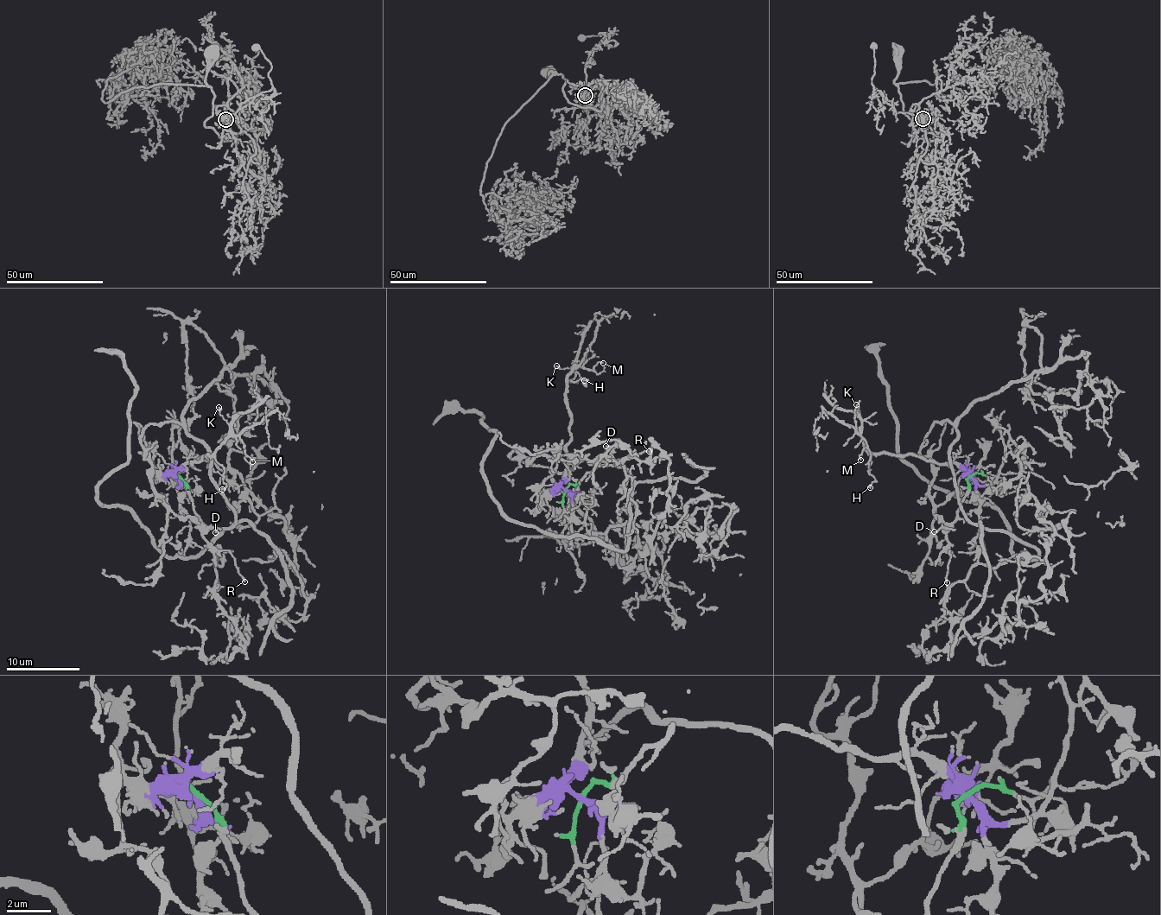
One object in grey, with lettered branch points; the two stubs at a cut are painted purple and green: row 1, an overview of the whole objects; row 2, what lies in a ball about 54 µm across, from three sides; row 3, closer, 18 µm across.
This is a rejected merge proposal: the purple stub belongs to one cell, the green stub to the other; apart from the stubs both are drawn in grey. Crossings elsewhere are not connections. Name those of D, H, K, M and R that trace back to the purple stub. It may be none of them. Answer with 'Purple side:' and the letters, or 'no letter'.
Purple side: H, K, M

